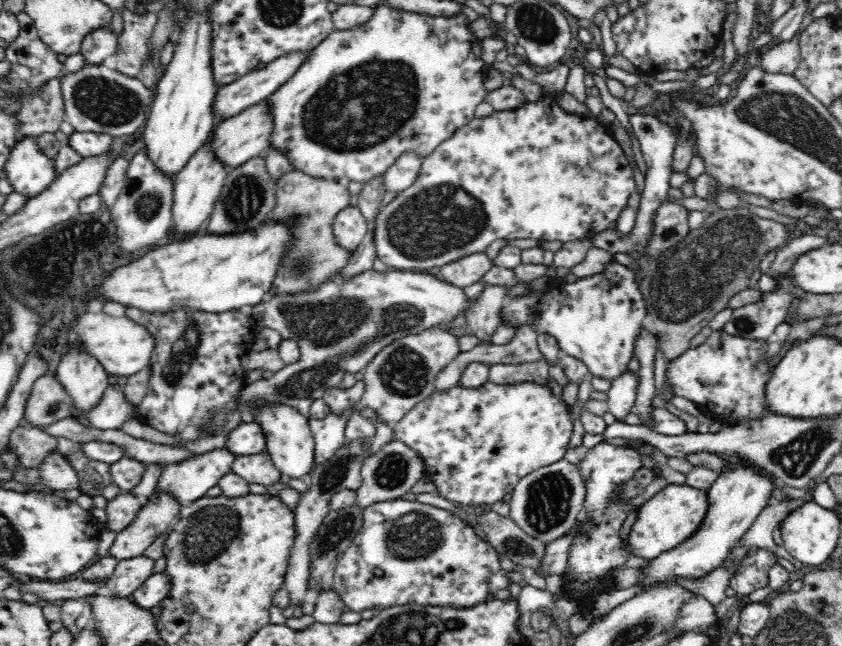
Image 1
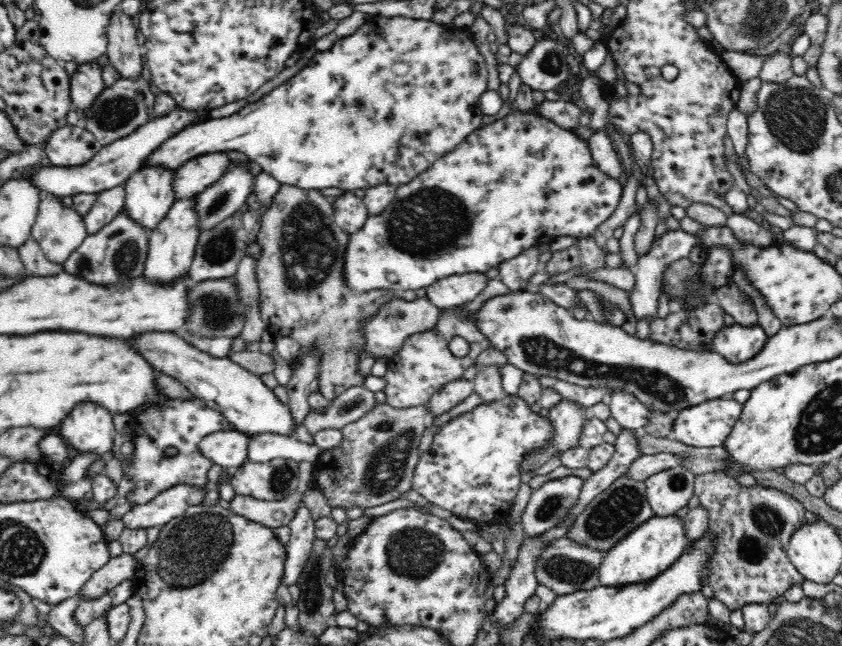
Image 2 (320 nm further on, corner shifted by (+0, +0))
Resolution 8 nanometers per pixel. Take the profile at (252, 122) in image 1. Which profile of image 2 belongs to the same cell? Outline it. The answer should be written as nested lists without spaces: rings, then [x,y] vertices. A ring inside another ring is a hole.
[[[220,151],[203,154],[179,166],[172,178],[174,200],[196,198],[226,172],[230,162],[228,155]]]

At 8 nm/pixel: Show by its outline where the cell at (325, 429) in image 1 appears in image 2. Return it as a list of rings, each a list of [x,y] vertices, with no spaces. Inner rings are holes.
[[[303,504],[299,506],[289,527],[291,535],[290,540],[285,544],[286,560],[282,582],[292,586],[298,582],[299,576],[303,573],[316,540],[314,519]]]

